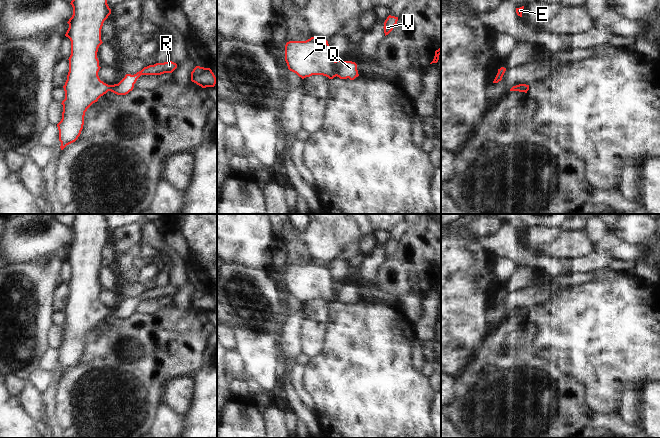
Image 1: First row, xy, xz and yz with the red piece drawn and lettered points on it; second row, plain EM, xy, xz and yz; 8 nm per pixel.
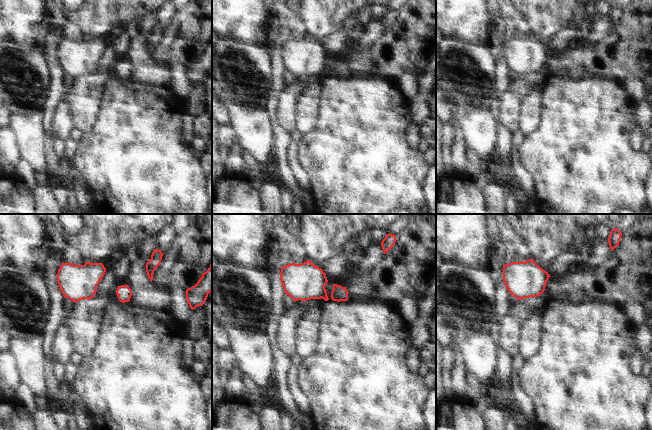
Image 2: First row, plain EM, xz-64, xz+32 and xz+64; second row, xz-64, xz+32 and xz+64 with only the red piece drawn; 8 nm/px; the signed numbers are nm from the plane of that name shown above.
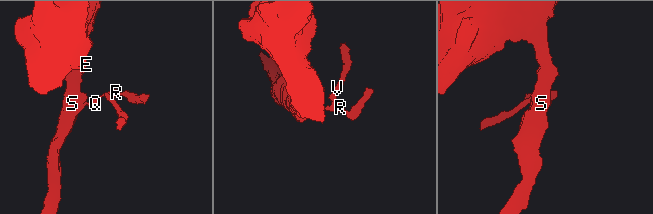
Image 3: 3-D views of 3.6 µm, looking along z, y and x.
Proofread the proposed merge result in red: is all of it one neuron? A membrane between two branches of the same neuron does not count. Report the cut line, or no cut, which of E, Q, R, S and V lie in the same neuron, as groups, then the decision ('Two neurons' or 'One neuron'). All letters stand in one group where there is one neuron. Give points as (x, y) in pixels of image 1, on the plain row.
Split along xz (331, 283), (331, 288), (337, 299). Groups: E S / Q R V. Two neurons.

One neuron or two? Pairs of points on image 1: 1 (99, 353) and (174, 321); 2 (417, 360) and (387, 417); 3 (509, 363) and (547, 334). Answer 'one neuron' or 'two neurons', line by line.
1: one neuron
2: two neurons
3: two neurons

